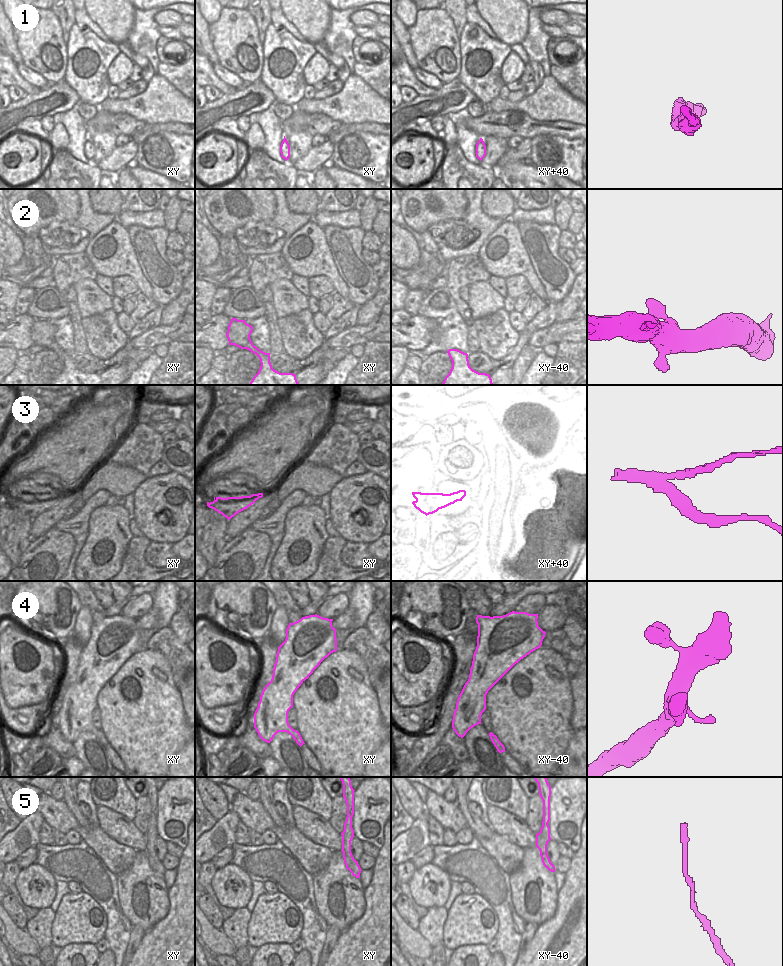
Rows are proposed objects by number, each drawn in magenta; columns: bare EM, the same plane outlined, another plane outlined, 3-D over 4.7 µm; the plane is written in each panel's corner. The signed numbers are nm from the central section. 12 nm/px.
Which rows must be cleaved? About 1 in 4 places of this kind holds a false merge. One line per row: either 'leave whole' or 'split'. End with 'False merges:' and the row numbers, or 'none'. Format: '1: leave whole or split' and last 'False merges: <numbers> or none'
1: leave whole
2: leave whole
3: split
4: leave whole
5: leave whole
False merges: 3

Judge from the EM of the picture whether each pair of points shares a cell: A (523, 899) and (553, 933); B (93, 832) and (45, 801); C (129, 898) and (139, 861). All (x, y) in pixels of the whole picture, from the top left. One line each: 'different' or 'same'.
A: different
B: same
C: same

